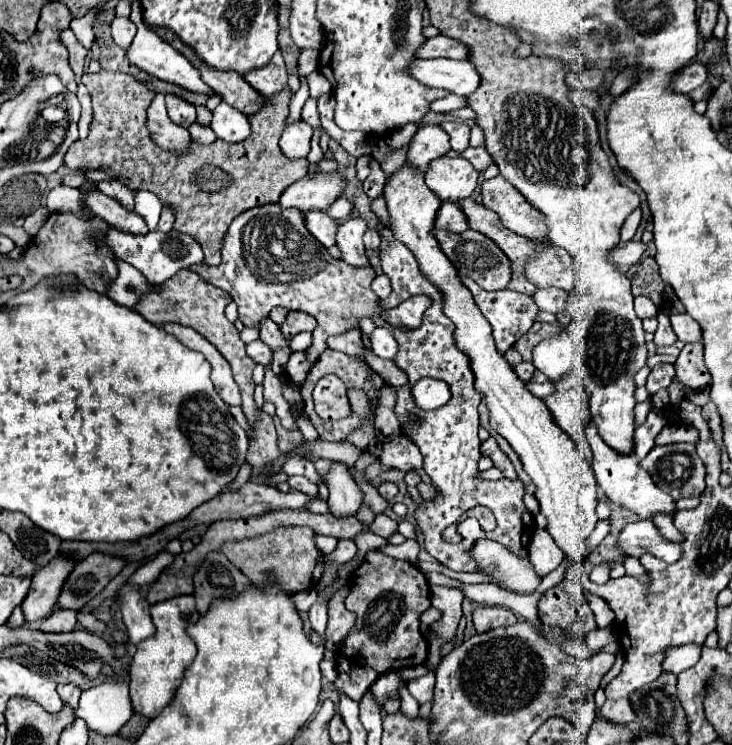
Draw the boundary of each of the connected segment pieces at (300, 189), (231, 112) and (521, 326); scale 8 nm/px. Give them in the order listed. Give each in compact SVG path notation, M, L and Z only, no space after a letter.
M337 171L333 173L317 173L315 177L303 177L293 183L283 195L279 205L283 207L299 207L301 211L309 209L327 209L345 189L345 181Z
M219 103L217 109L213 111L211 129L219 139L227 143L241 143L251 135L249 119L227 103Z
M461 277L461 283L471 291L473 295L473 301L475 305L479 307L479 311L487 317L487 321L491 323L493 327L493 339L497 343L497 349L501 355L505 355L507 349L511 349L515 345L515 341L525 335L531 325L535 323L535 317L537 317L537 305L533 301L533 297L527 297L523 293L515 293L511 289L501 289L501 291L491 291L487 293L485 289L481 289L473 279L467 279L467 277Z

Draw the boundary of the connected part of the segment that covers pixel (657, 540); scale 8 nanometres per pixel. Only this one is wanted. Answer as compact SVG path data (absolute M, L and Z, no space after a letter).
M647 521L629 523L619 537L619 545L623 551L627 551L627 555L641 557L643 553L651 553L665 563L679 561L679 557L683 553L681 545L663 539L659 529Z

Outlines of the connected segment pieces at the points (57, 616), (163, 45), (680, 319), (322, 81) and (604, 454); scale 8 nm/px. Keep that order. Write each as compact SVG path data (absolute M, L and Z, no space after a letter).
M57 609L53 611L47 619L41 621L39 629L45 633L65 633L65 631L75 631L77 625L77 611L63 611Z
M134 1L131 4L130 19L131 16L134 16L132 20L137 26L137 35L135 35L133 45L131 45L129 51L127 51L127 59L129 59L133 65L137 65L139 69L147 71L149 75L153 75L153 77L157 77L157 79L161 79L161 81L179 85L179 87L183 87L183 89L187 89L187 91L195 91L195 93L201 93L201 95L205 95L205 97L215 97L215 95L217 95L217 93L201 79L199 71L195 71L195 67L193 67L179 51L175 51L165 39L161 39L159 35L155 35L155 33L149 31L147 27L143 27L140 1Z
M687 313L671 315L671 323L673 323L673 331L679 337L679 341L683 341L683 343L701 341L701 337L703 337L701 325L693 317L689 317Z
M317 69L307 75L307 83L309 83L309 93L311 93L311 97L315 97L315 99L319 99L323 93L331 93L329 81L327 81L327 79L323 77L323 73L317 71Z
M589 423L585 427L585 433L587 433L587 439L589 439L591 449L593 449L593 473L595 473L597 485L605 491L609 501L619 503L619 505L635 511L641 519L649 519L649 521L653 521L653 517L657 513L663 513L663 515L675 515L677 513L675 499L669 493L661 491L653 483L651 475L639 465L639 459L635 455L619 455L617 451L611 451L611 447L607 447L603 443L603 439L599 437L593 423Z

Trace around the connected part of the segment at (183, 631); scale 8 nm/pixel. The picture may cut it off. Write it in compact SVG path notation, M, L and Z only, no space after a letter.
M191 595L173 597L165 603L155 603L151 607L151 617L155 625L155 635L151 639L151 647L137 647L137 653L131 661L131 701L133 711L155 719L175 697L175 683L183 679L183 673L191 665L195 657L195 643L187 635L187 627L197 623L199 611L195 607L195 599Z

